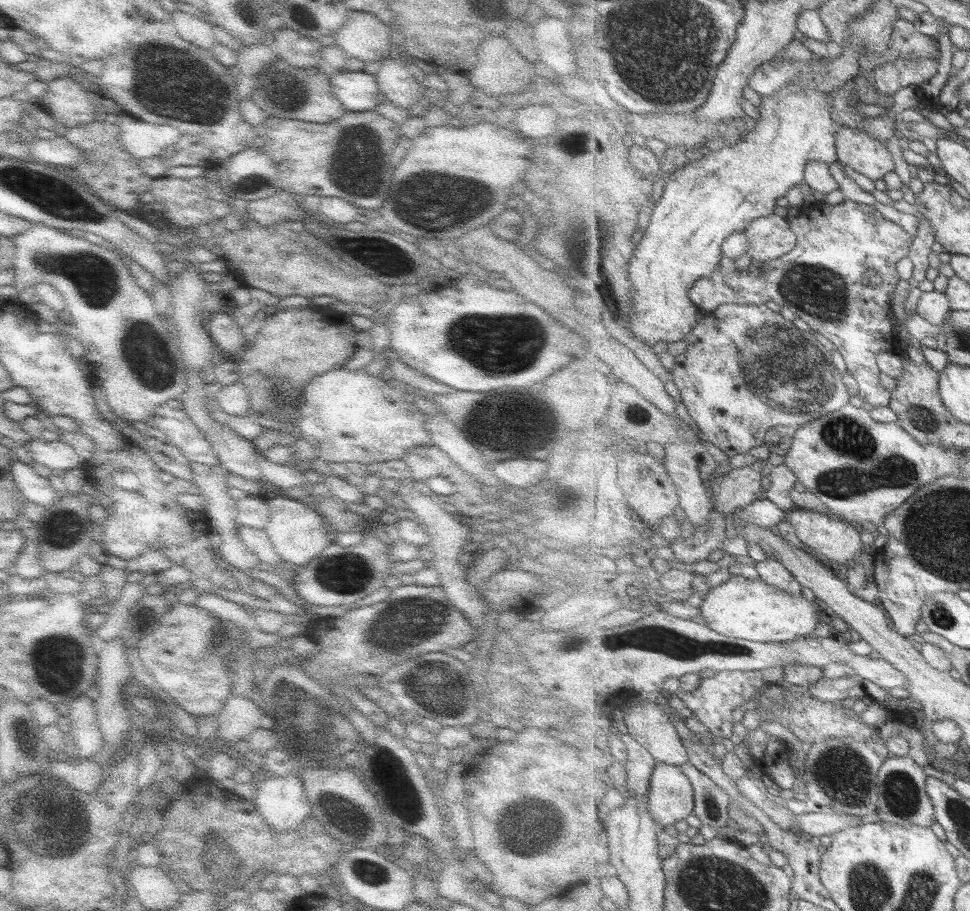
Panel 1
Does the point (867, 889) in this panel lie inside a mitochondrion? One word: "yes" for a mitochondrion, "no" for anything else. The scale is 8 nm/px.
yes

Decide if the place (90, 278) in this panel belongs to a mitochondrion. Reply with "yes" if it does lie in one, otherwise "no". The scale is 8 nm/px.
yes

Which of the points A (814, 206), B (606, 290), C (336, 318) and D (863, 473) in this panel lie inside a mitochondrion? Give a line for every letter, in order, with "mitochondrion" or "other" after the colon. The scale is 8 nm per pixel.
A: other
B: other
C: other
D: mitochondrion

